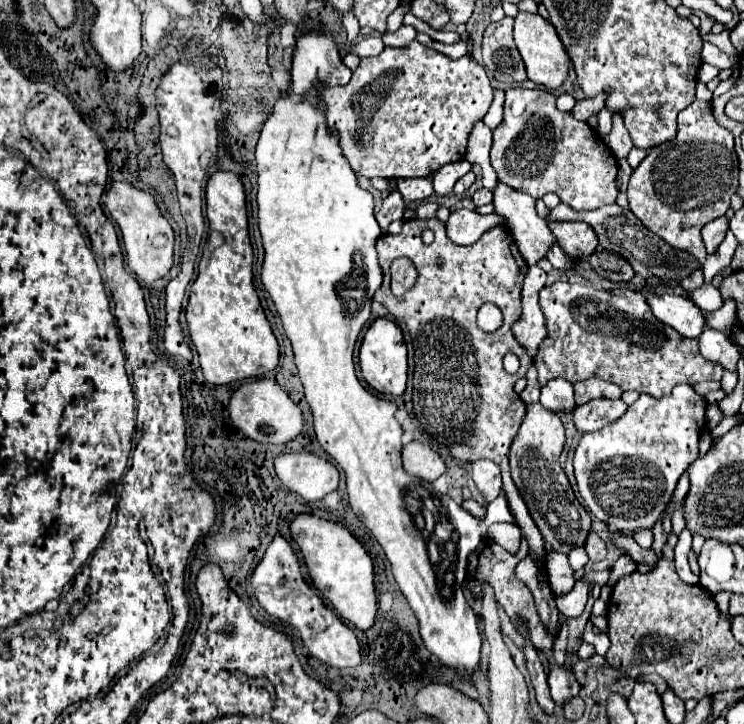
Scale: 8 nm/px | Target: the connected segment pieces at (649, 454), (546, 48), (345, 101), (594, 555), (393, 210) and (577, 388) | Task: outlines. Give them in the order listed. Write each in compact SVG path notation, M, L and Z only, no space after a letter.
M676 385L672 393L662 399L640 395L616 423L592 433L584 433L574 453L574 475L578 491L592 515L610 529L616 527L616 531L624 533L654 529L656 521L670 503L680 475L698 457L698 441L706 425L706 407L706 397L696 393L692 385Z
M520 11L516 15L514 41L516 41L516 47L522 55L522 59L524 59L528 79L532 79L534 83L540 83L548 89L558 89L564 83L568 69L570 69L570 61L568 61L568 55L564 53L564 45L560 45L560 39L556 37L556 29L552 29L550 21L546 21L540 13Z
M418 41L408 47L384 47L376 57L362 59L346 85L322 85L320 99L326 105L326 123L330 131L338 133L342 155L348 159L354 173L364 177L398 179L390 173L416 173L428 177L442 165L460 161L466 155L466 141L472 125L480 121L492 103L492 85L482 65L472 55L450 59Z
M594 531L588 535L586 553L588 553L590 561L602 561L602 559L606 559L606 545L604 545L604 541Z
M398 191L390 193L384 201L382 201L382 207L380 211L376 213L376 221L378 225L382 227L382 233L386 233L386 227L390 225L390 221L396 221L396 219L402 219L406 207L404 207L404 199Z
M586 379L574 385L574 397L576 397L576 405L584 405L592 399L620 399L622 389L614 383L606 383L602 379Z

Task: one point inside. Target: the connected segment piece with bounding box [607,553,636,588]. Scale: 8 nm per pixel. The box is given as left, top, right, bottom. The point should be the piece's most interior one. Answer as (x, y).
(624, 565)

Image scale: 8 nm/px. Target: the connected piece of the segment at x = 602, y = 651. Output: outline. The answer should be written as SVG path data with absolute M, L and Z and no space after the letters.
M588 621L586 629L584 629L584 641L592 643L596 647L598 655L606 655L606 651L610 649L610 637L608 637L608 633L594 633L593 627L592 623Z

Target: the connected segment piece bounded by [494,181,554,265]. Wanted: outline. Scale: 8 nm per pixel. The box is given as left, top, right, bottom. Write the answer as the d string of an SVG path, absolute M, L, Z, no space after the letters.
M498 181L494 189L494 207L496 213L506 217L512 225L514 241L528 265L536 265L538 259L546 257L554 237L548 229L548 221L536 215L534 197Z

